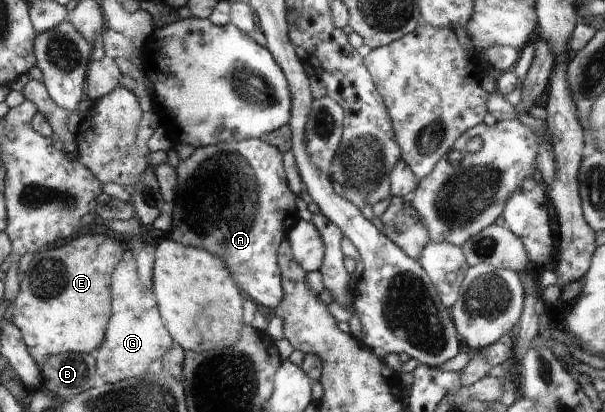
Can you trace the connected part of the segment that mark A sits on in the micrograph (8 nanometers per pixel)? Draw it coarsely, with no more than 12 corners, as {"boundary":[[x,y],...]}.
{"boundary":[[201,146],[176,167],[169,239],[219,256],[274,309],[300,220],[283,152]]}

